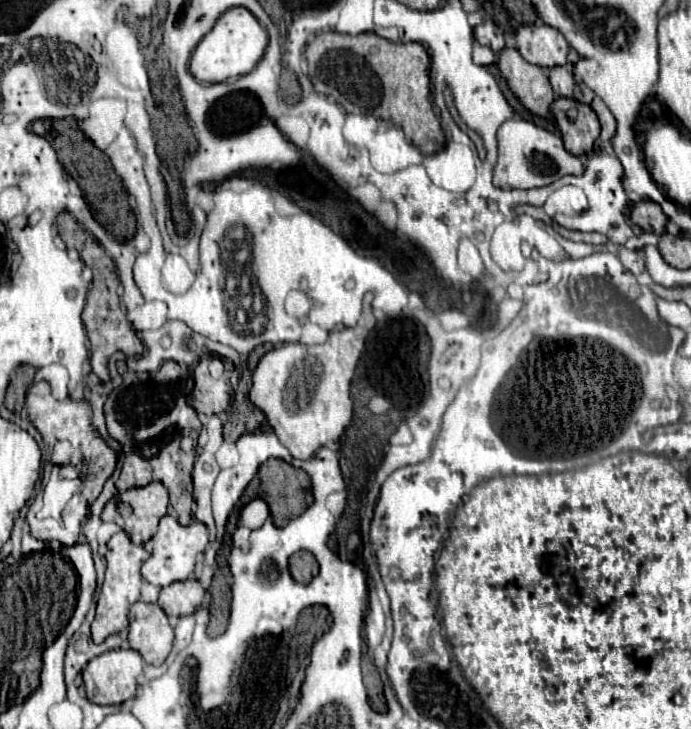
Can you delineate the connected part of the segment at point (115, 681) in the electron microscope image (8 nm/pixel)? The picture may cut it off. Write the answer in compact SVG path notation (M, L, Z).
M113 649L93 657L83 669L83 685L87 699L97 705L121 705L131 699L137 689L137 677L143 673L143 657L133 649Z

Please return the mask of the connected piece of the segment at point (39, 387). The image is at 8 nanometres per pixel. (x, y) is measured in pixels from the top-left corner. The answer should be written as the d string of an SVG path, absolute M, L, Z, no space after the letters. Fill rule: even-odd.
M39 381L39 383L35 383L27 391L27 409L29 409L31 423L39 429L39 433L43 435L43 441L47 443L49 449L59 440L68 440L74 447L75 454L73 454L72 461L61 466L59 476L83 477L83 455L79 451L79 445L83 445L83 439L95 439L95 437L99 437L95 433L93 425L91 425L91 407L89 407L89 403L87 401L75 401L75 399L55 401L47 381Z

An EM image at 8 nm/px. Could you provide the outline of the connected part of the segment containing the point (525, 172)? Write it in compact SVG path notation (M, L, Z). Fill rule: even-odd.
M513 117L505 121L497 131L499 141L499 161L493 171L493 185L499 189L533 189L545 187L563 175L579 175L583 173L583 161L571 155L559 135L537 127L533 121L525 121L521 117Z

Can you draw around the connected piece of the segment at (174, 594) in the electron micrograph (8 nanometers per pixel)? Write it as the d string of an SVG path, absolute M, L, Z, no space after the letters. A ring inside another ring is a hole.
M187 579L187 581L177 581L173 585L167 585L161 589L157 605L171 617L181 617L181 615L191 615L205 597L205 589L201 587L199 581Z

